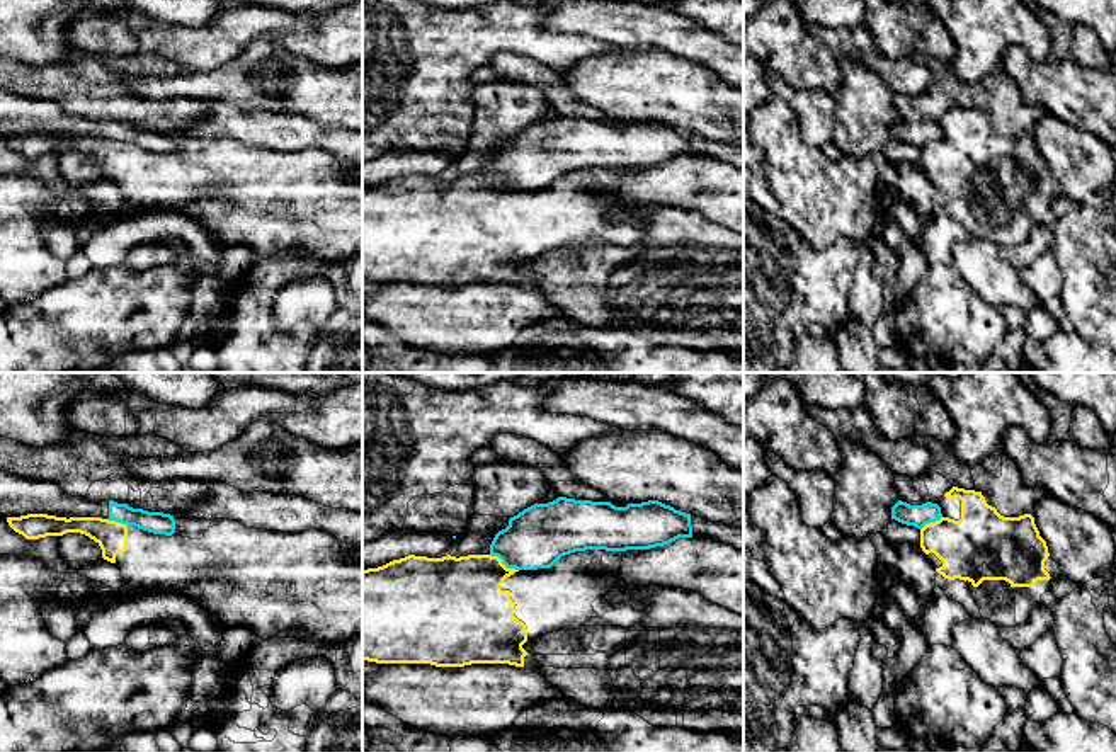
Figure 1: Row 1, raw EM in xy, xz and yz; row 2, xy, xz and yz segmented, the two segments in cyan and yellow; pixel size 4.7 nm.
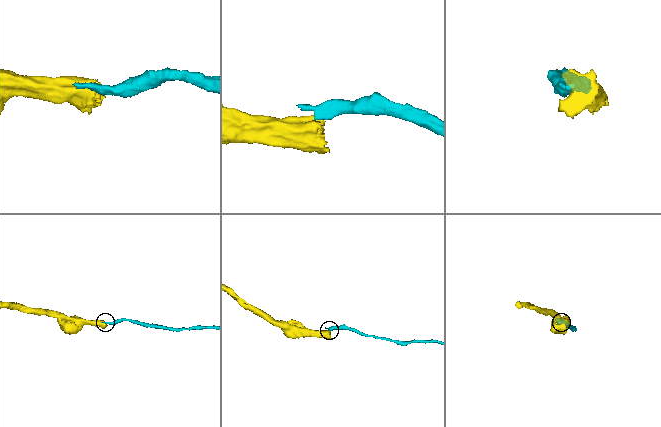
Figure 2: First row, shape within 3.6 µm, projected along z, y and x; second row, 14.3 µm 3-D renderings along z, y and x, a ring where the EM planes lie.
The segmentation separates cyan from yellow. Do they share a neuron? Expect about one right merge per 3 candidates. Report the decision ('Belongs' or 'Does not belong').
Does not belong

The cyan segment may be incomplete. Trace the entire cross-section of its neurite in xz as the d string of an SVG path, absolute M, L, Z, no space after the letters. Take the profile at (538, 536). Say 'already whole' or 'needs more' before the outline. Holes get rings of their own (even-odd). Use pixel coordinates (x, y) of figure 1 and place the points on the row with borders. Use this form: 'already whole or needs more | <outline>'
already whole | M558 497L556 500L548 504L534 504L519 512L517 516L510 517L509 526L495 534L490 544L490 555L498 556L507 568L538 570L538 568L551 568L561 556L575 551L650 550L669 544L679 538L692 538L691 514L675 510L674 507L665 505L658 500L616 507L611 502L592 502Z

